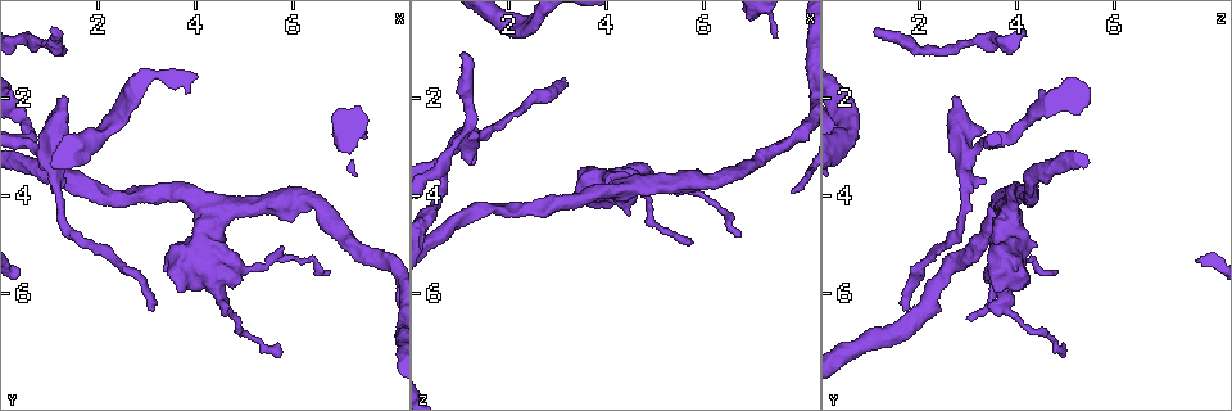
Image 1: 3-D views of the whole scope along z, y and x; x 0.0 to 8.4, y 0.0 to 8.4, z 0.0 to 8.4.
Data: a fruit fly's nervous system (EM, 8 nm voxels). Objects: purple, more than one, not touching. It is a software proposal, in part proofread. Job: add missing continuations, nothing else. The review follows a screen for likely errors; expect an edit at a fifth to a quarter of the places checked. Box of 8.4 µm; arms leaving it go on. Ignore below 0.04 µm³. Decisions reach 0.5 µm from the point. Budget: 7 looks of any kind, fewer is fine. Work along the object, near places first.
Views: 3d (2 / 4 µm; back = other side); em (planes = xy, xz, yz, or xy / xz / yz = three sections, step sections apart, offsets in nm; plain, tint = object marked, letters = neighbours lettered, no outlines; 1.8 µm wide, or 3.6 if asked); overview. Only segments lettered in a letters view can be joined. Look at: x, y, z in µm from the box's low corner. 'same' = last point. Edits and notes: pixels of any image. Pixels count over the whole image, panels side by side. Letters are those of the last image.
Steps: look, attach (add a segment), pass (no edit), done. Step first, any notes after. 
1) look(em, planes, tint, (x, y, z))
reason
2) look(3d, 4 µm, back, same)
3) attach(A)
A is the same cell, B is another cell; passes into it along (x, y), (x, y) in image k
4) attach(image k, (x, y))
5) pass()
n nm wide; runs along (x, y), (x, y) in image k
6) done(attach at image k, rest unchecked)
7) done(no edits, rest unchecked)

look(em, planes, tint, (1.35, 1.95, 2.80))
an open end

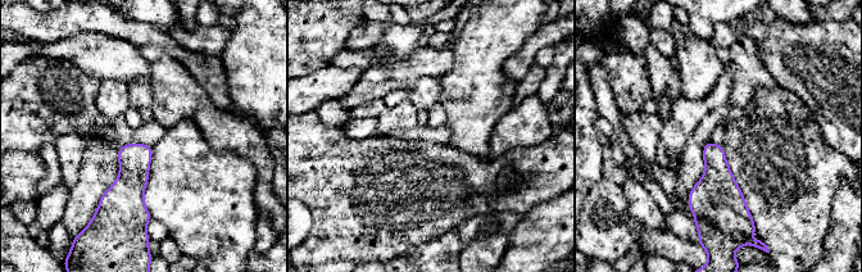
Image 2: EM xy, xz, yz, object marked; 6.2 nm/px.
look(em, planes, letters, same)
what lies round it

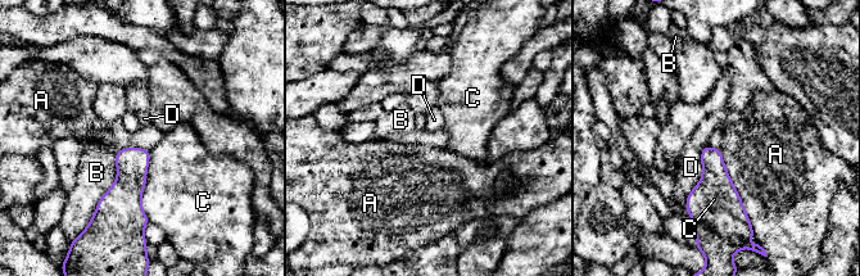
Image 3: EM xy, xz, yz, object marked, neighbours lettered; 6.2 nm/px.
pass()
140 nm wide; A, B, C and D are other cells; border along (719, 148), (733, 185) in image 3; no lettered segment goes on from it

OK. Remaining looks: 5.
look(3d, 4 µm, (3.20, 6.30, 1.75))

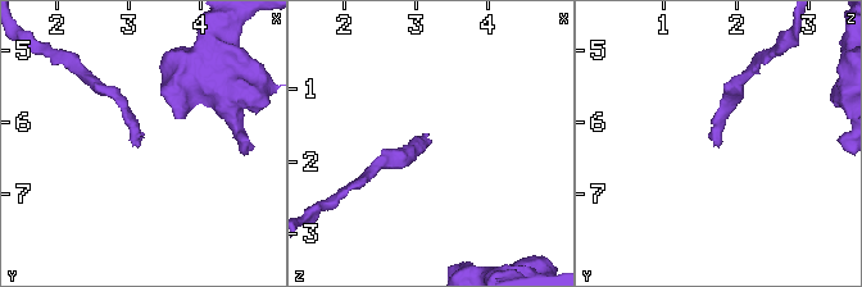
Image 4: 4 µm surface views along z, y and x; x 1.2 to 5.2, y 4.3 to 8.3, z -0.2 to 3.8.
look(em, xz, step 16, tint, (3.10, 6.35, 1.80))
shape alone is not enough

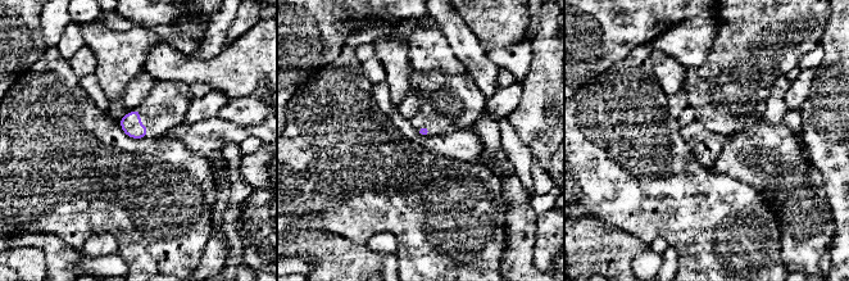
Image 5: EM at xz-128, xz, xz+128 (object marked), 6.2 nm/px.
look(em, planes, letters, same)
another direction

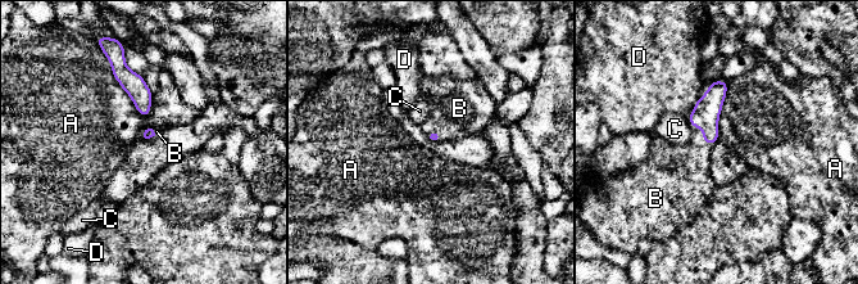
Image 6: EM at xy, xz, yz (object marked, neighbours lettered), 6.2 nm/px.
attach(B)
B is the same cell, A, C and D are other cells; passes into it along (707, 109), (703, 133), (684, 167) in image 6; it goes on there

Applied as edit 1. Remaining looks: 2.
look(3d, 4 µm, (4.75, 5.85, 3.55))
thick end

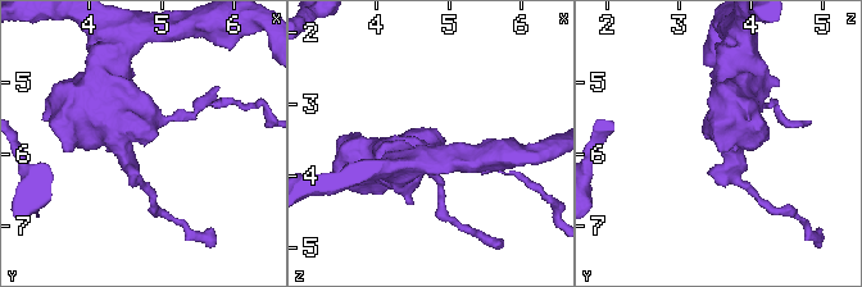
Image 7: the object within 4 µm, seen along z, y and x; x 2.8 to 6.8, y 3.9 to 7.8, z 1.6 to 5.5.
look(em, 3.6 µm, planes, letters, (4.75, 5.90, 3.55))
shape alone is not enough

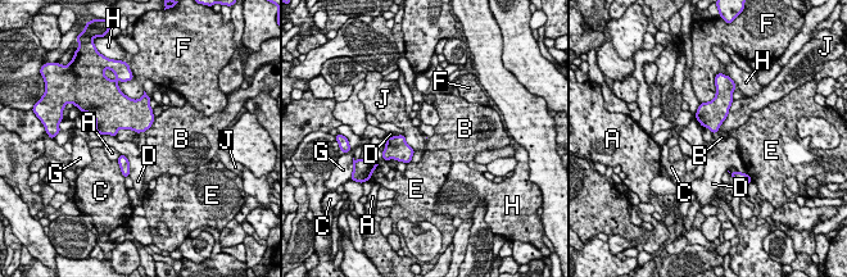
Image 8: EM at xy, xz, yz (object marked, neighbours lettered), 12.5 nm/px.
pass()
A, B, C, D, E, F, G, H and J are other cells; border along (734, 100), (727, 118), (714, 134) in image 8; none of them fits

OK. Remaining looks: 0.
done(attach at image 6, rest unchecked)

